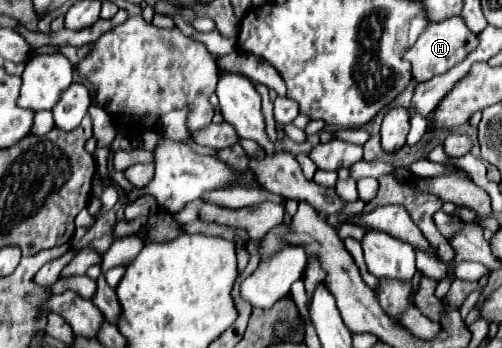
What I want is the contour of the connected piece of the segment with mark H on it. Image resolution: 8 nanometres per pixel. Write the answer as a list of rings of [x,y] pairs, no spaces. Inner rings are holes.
[[[450,17],[446,21],[428,25],[418,41],[404,53],[404,57],[412,63],[412,77],[416,79],[416,83],[424,83],[436,75],[446,73],[446,69],[452,69],[458,61],[462,61],[462,57],[466,57],[466,53],[470,53],[470,49],[474,49],[476,43],[476,35],[470,37],[466,23],[460,17]]]

